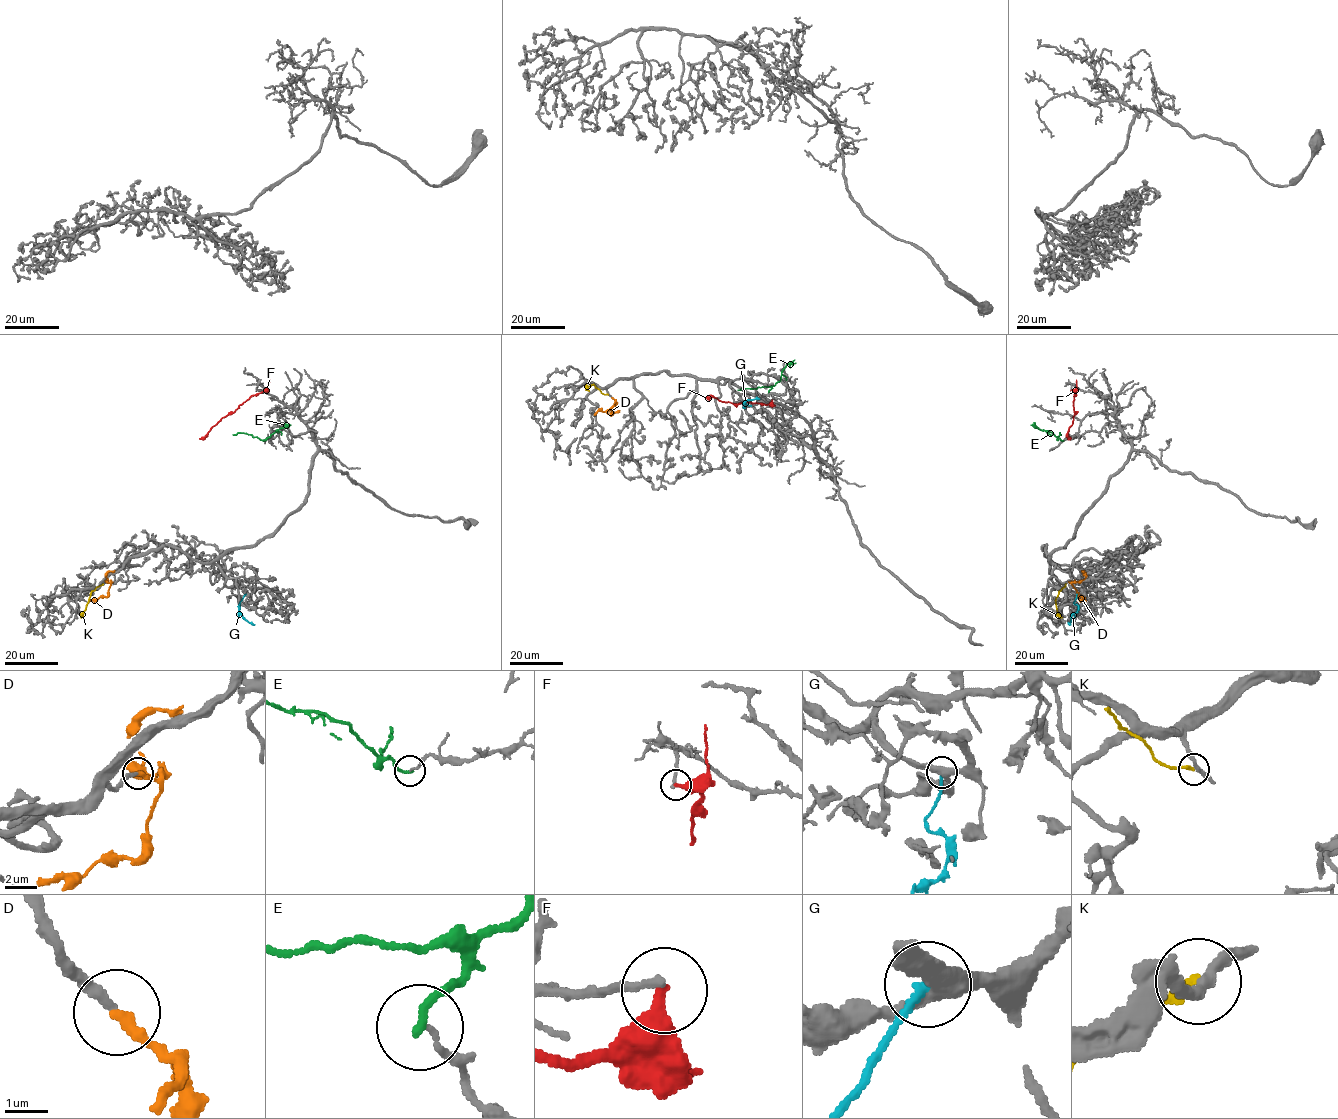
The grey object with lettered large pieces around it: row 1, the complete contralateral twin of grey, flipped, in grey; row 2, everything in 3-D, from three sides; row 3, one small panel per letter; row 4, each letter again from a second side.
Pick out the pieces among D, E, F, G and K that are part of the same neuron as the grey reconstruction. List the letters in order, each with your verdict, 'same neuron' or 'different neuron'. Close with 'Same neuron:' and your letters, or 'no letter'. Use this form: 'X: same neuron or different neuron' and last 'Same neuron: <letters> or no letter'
D: same neuron
E: different neuron
F: different neuron
G: different neuron
K: different neuron
Same neuron: D

